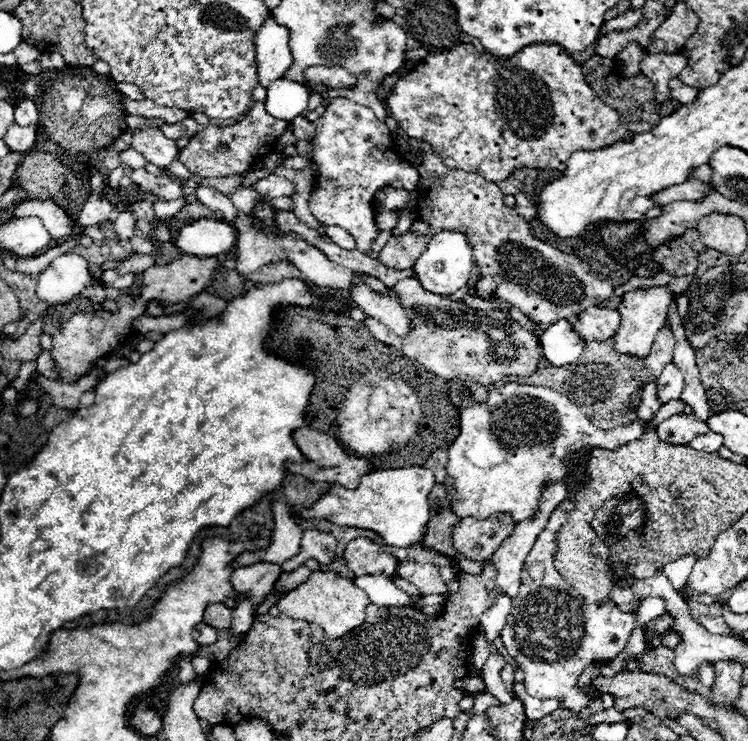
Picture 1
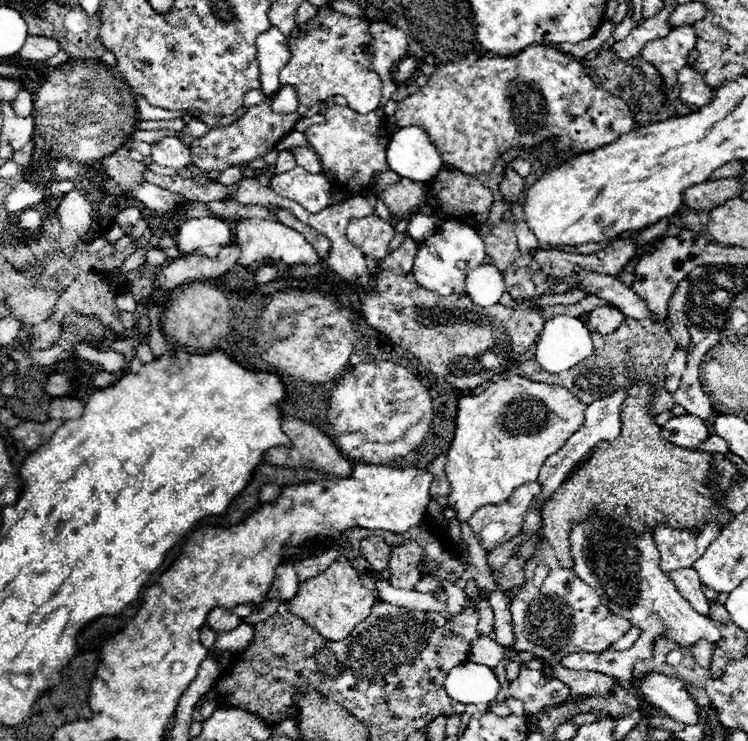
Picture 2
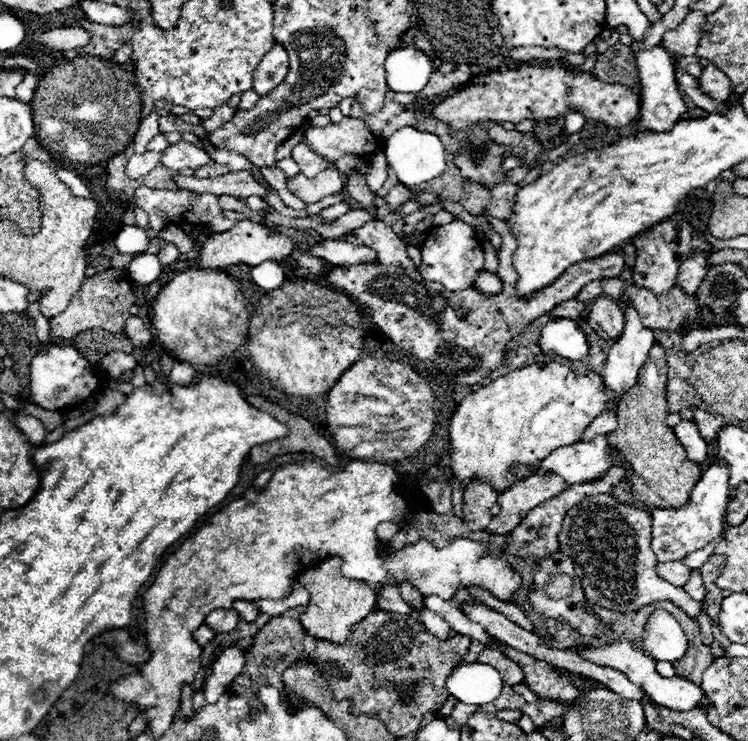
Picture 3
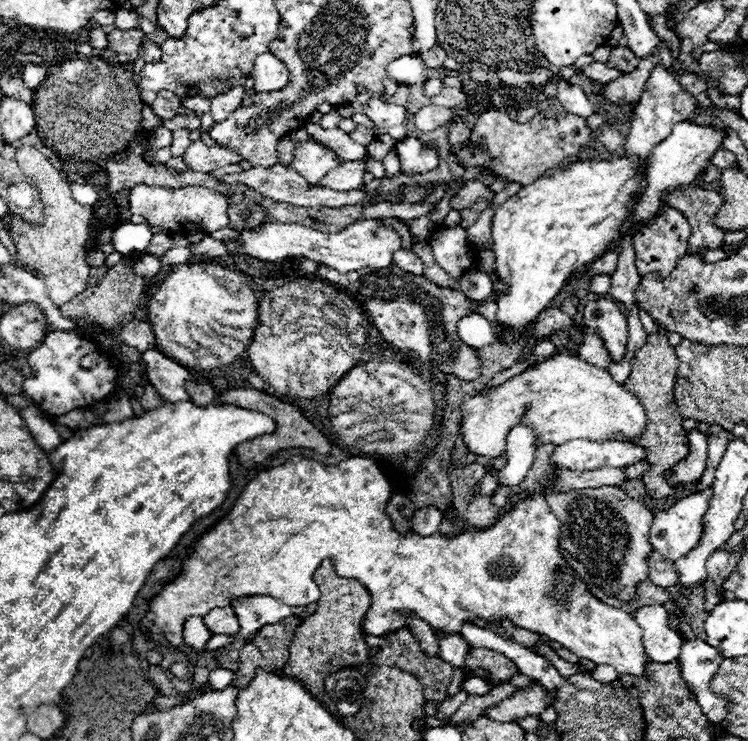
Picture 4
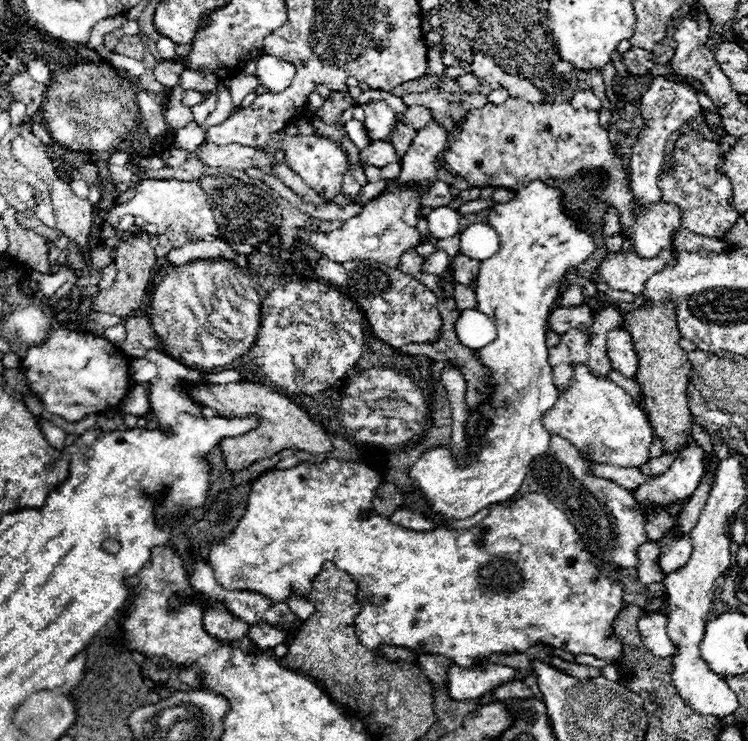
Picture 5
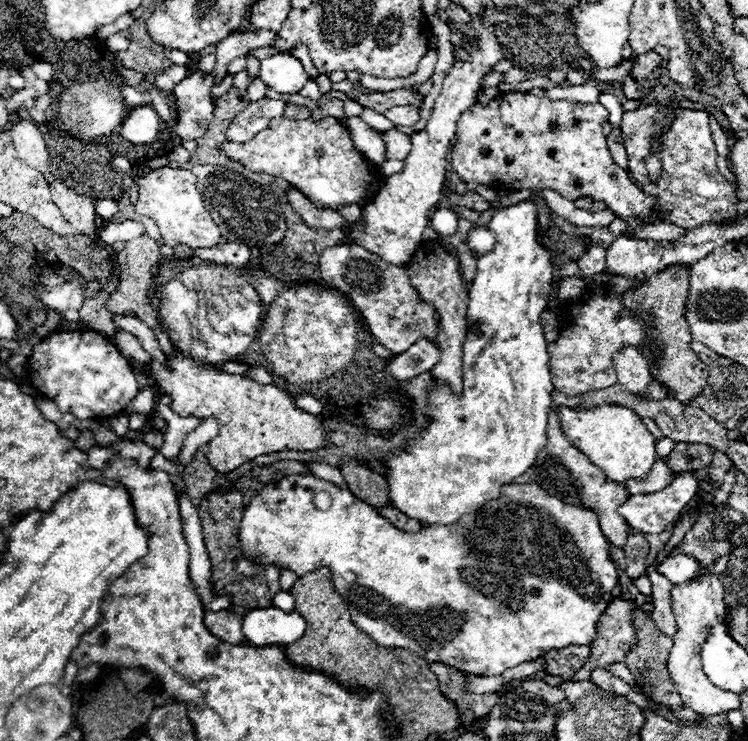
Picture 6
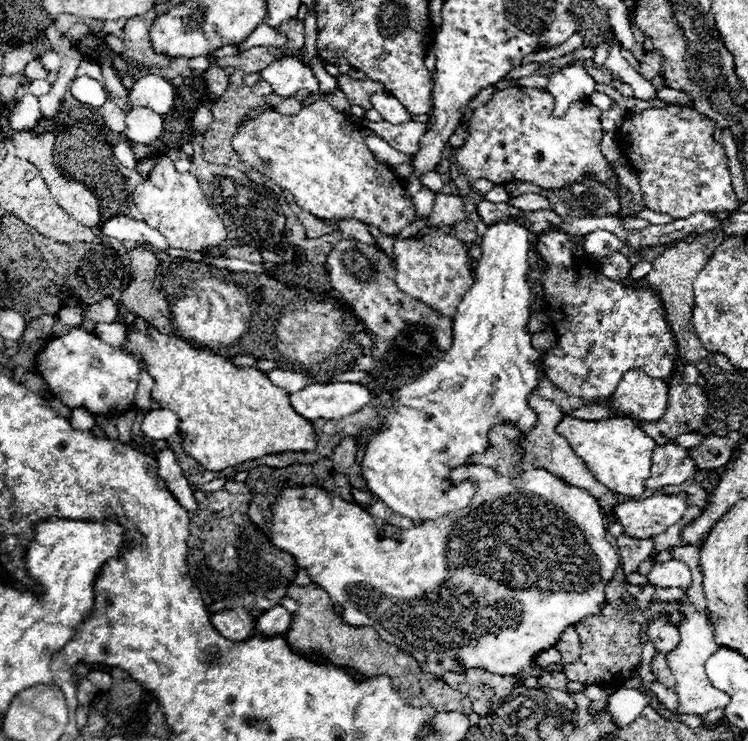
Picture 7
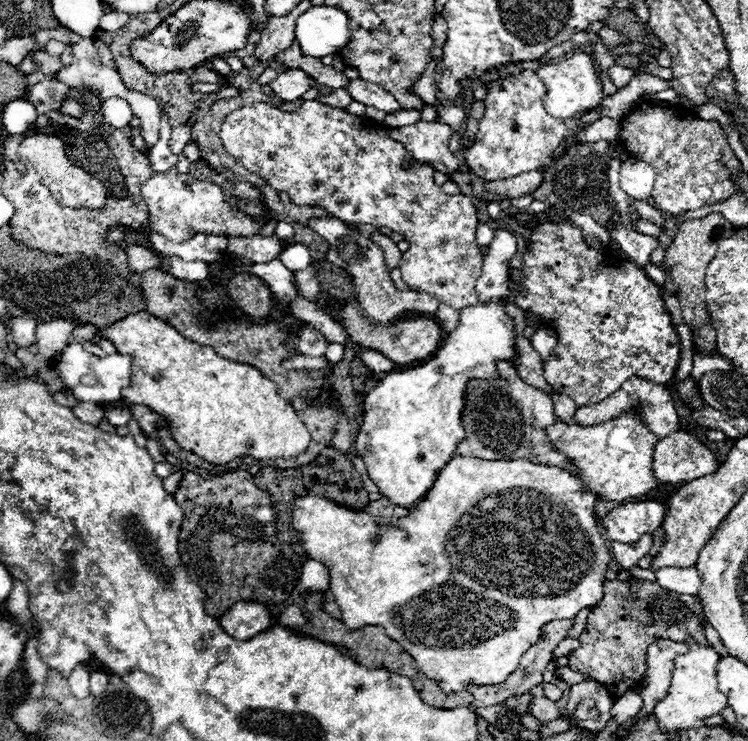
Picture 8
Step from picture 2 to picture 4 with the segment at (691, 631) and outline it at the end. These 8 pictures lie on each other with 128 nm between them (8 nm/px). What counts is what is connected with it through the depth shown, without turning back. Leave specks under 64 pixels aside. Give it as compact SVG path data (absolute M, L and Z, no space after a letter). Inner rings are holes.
M618 486L584 488L580 492L548 494L550 508L562 522L560 548L578 562L588 582L620 602L636 596L640 582L648 582L648 556L654 550L648 542L652 512L638 500L626 496Z

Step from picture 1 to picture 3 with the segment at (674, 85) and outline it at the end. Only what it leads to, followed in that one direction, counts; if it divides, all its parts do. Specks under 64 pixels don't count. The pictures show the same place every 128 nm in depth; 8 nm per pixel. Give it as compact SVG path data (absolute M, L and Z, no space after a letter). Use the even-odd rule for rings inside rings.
M708 64L704 70L702 70L702 76L698 78L698 82L700 82L700 88L702 88L702 92L704 94L708 94L710 98L714 98L714 100L720 100L720 102L724 102L724 100L728 100L728 96L732 94L732 86L730 86L730 80L720 72L720 70L716 70L712 64Z

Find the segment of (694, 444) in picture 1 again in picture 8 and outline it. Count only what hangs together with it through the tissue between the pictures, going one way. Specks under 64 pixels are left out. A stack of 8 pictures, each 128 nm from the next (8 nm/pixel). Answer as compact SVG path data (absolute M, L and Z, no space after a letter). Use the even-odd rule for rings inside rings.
M668 566L668 568L660 568L654 572L656 574L656 582L672 592L680 592L680 594L690 594L696 596L698 588L700 588L700 574L698 570L692 568L676 568L676 566Z

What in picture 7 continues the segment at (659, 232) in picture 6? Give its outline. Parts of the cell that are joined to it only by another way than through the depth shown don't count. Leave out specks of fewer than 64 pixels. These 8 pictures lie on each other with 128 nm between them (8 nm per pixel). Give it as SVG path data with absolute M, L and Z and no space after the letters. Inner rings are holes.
M534 193L522 194L518 197L512 197L507 201L507 204L516 208L520 208L524 211L551 209L548 200Z

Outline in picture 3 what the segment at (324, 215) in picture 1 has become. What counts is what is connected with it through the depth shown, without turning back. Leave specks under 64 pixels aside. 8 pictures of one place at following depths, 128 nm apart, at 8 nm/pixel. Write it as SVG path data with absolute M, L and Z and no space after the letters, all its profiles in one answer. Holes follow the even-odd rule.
M344 116L340 122L330 122L328 126L308 126L304 130L304 142L332 164L346 154L366 158L380 148L382 140L384 138L376 136L362 118L354 116ZM372 220L372 222L366 222L364 226L356 228L354 234L360 244L370 246L378 254L380 264L416 268L406 256L404 240L398 234L394 234L394 230L388 224Z

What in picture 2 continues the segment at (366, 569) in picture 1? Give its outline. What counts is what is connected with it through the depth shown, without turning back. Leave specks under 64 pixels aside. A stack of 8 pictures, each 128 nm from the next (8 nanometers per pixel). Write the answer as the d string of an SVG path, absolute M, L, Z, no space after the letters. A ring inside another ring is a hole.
M370 536L360 540L360 556L368 562L368 570L382 572L388 568L392 548L378 536Z

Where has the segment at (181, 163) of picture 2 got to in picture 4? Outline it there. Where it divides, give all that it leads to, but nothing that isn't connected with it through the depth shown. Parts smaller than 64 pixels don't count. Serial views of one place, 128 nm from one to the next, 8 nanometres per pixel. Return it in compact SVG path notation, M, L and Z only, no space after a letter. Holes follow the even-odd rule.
M196 140L186 148L182 160L188 168L192 168L196 172L210 172L210 170L226 166L226 164L240 164L244 158L228 148L206 146L204 142Z

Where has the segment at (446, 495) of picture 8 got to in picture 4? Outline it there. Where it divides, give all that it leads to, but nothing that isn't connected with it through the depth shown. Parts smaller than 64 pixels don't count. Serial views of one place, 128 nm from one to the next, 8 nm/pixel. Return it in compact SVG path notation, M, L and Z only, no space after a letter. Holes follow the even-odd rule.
M292 456L282 466L260 472L244 488L232 510L200 538L200 544L194 544L192 554L182 562L182 572L150 600L150 612L154 612L152 624L164 632L166 640L178 652L190 658L192 648L184 644L182 636L184 622L190 616L206 616L212 608L230 606L232 598L258 594L272 596L284 604L312 604L318 600L318 586L312 582L312 574L322 560L330 558L336 564L338 576L358 580L372 594L372 606L362 622L366 634L382 636L406 626L406 620L398 616L396 610L414 612L432 628L444 628L444 632L460 632L464 620L486 626L486 622L496 622L500 616L506 616L514 626L546 634L578 658L592 660L596 666L612 666L620 676L644 676L644 668L650 660L642 648L642 630L630 614L600 602L580 582L572 588L566 606L552 598L550 586L556 580L556 570L562 566L558 546L560 520L550 510L546 498L532 496L494 526L486 530L466 530L446 540L438 538L438 534L424 538L418 534L400 536L386 514L390 496L392 486L372 458L356 456L338 466L324 466L302 456Z

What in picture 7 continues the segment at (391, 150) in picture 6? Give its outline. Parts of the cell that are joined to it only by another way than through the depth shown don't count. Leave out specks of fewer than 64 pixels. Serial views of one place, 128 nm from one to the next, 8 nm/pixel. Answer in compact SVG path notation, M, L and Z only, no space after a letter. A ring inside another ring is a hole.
M362 122L366 128L374 130L380 138L384 138L394 150L406 154L406 156L414 156L414 152L418 150L420 144L420 136L426 130L426 124L418 124L418 122L408 122L408 124L388 124L388 122Z

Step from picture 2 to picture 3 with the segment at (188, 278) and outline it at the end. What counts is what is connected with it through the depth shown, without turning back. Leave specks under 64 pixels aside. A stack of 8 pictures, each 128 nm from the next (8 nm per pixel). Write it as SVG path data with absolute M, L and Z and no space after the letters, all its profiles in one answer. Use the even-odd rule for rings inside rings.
M240 220L228 232L214 234L210 240L206 240L202 244L202 250L194 256L194 262L196 262L198 268L204 268L204 270L222 270L222 268L228 268L232 264L256 266L256 264L266 262L266 260L282 260L282 258L290 256L294 250L296 250L296 242L292 238L288 238L284 234L270 236L268 228L264 224L254 224L250 220Z

